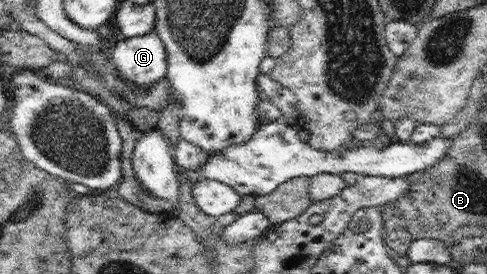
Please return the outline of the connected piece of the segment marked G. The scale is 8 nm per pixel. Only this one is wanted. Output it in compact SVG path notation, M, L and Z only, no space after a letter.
M156 31L142 36L120 38L115 48L109 50L109 58L112 60L119 76L134 88L148 90L156 82L165 78L167 74L167 54L162 39Z

